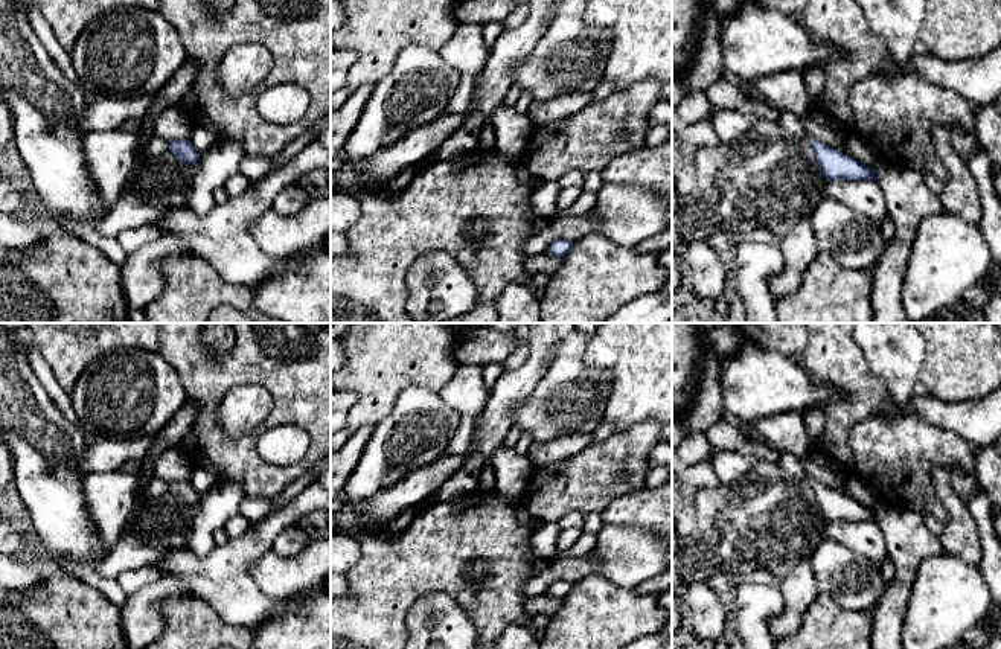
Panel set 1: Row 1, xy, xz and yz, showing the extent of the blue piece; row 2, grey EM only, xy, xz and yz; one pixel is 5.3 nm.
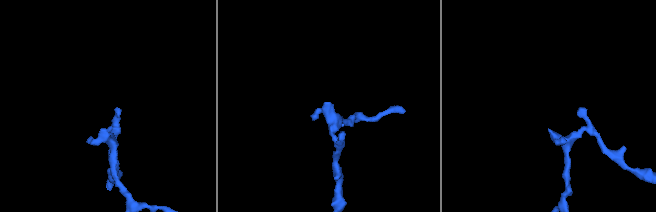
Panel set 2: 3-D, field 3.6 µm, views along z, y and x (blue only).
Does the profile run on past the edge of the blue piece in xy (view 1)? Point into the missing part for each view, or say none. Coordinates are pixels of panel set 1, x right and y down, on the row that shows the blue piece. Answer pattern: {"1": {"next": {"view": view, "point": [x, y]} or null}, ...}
{"1": {"next": null}}

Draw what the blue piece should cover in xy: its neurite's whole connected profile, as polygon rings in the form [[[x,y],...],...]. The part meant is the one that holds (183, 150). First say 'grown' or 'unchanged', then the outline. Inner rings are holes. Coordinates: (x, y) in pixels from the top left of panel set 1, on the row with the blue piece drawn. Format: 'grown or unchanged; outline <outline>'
unchanged; outline [[[174,140],[169,143],[168,149],[186,165],[197,165],[200,160],[200,154],[192,146],[190,140]]]

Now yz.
grown; outline [[[780,110],[779,126],[792,139],[806,140],[811,143],[817,161],[827,181],[833,180],[873,180],[876,181],[878,168],[865,166],[852,157],[843,154],[814,139],[800,123],[800,119],[788,111]]]

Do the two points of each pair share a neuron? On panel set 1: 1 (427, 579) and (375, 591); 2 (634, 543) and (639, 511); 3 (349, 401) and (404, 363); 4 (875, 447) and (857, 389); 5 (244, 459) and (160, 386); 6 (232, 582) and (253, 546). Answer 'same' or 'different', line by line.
1: same
2: different
3: different
4: different
5: different
6: same

